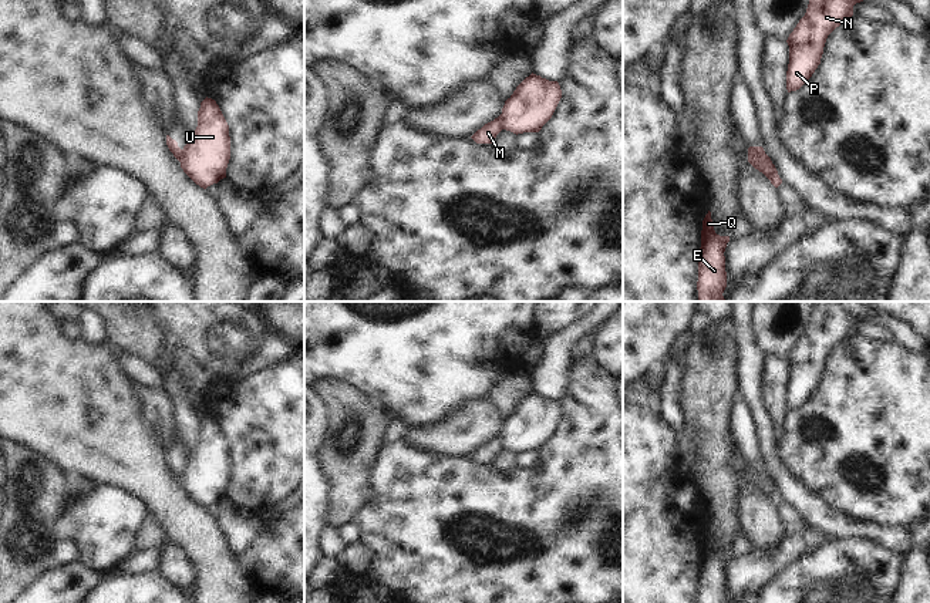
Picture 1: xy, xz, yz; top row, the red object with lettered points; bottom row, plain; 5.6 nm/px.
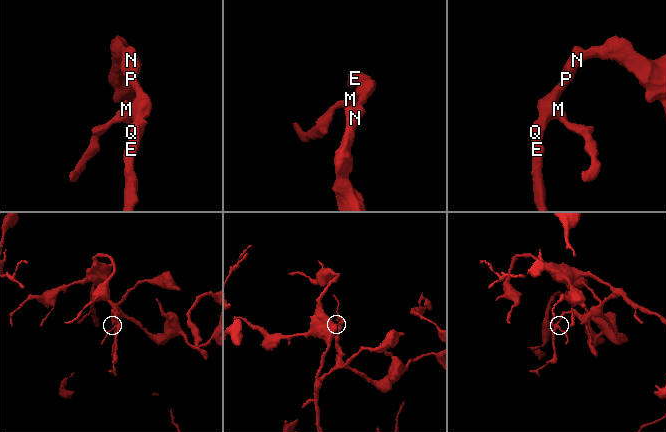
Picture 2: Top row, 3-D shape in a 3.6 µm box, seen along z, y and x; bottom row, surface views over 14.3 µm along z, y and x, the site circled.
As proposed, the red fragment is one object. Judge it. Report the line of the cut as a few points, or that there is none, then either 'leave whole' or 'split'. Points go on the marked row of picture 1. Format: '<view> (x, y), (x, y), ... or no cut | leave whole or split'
xy (184, 150), (179, 161) | split

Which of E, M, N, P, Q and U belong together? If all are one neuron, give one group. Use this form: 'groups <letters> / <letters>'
groups E N P Q U / M

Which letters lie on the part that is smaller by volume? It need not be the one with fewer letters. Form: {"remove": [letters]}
{"remove": ["M"]}

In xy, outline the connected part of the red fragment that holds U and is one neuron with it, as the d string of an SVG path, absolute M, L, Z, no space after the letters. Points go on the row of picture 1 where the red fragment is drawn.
M206 97L198 111L198 127L183 146L181 168L206 189L226 178L229 159L229 125L216 101Z

